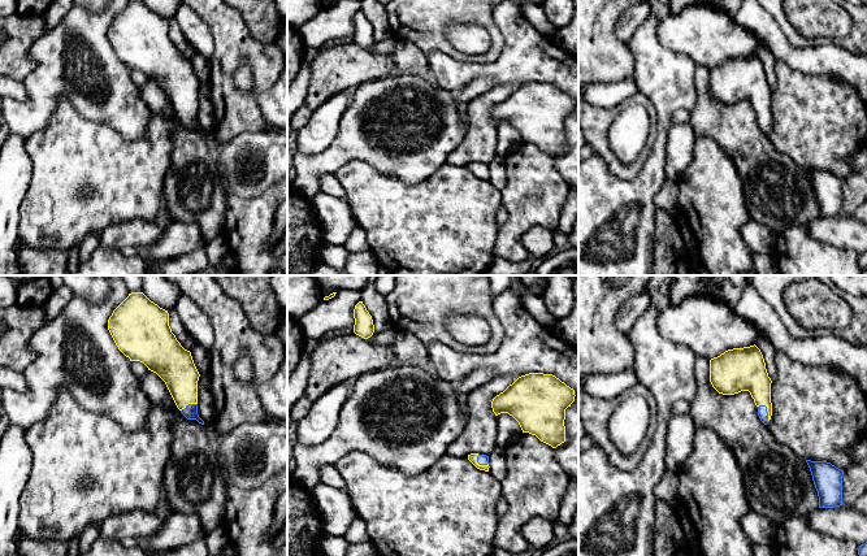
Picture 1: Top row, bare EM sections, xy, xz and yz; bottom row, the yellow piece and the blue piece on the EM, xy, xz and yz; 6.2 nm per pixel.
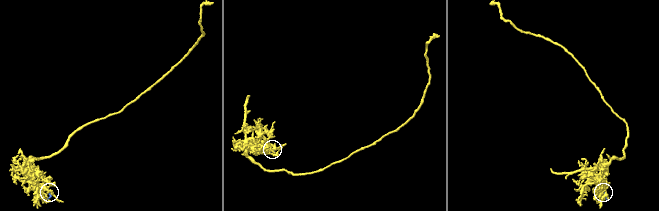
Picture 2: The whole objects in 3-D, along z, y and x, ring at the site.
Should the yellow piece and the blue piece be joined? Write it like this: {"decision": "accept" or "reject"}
{"decision": "accept"}

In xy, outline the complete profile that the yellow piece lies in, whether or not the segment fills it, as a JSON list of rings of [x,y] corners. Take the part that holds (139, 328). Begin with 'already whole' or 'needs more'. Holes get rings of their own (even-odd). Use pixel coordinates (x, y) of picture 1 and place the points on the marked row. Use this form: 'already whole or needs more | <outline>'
needs more | [[[131,292],[113,310],[108,330],[130,361],[143,362],[165,382],[177,408],[187,420],[204,425],[198,414],[200,374],[191,352],[172,333],[168,310],[143,292]]]

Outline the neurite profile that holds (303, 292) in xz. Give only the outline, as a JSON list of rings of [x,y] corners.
[[[287,275],[287,317],[299,321],[324,300],[311,275]]]

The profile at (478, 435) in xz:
[[[497,377],[467,395],[468,417],[463,431],[447,448],[447,455],[468,457],[471,453],[489,456],[497,448],[497,416],[493,399],[512,385],[517,377]]]

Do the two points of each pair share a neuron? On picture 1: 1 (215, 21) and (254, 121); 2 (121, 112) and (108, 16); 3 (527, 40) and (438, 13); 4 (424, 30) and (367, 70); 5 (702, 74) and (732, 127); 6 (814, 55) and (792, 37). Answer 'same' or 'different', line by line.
1: same
2: same
3: different
4: different
5: same
6: different

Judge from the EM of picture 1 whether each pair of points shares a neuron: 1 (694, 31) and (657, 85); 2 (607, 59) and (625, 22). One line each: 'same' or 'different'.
1: different
2: different

